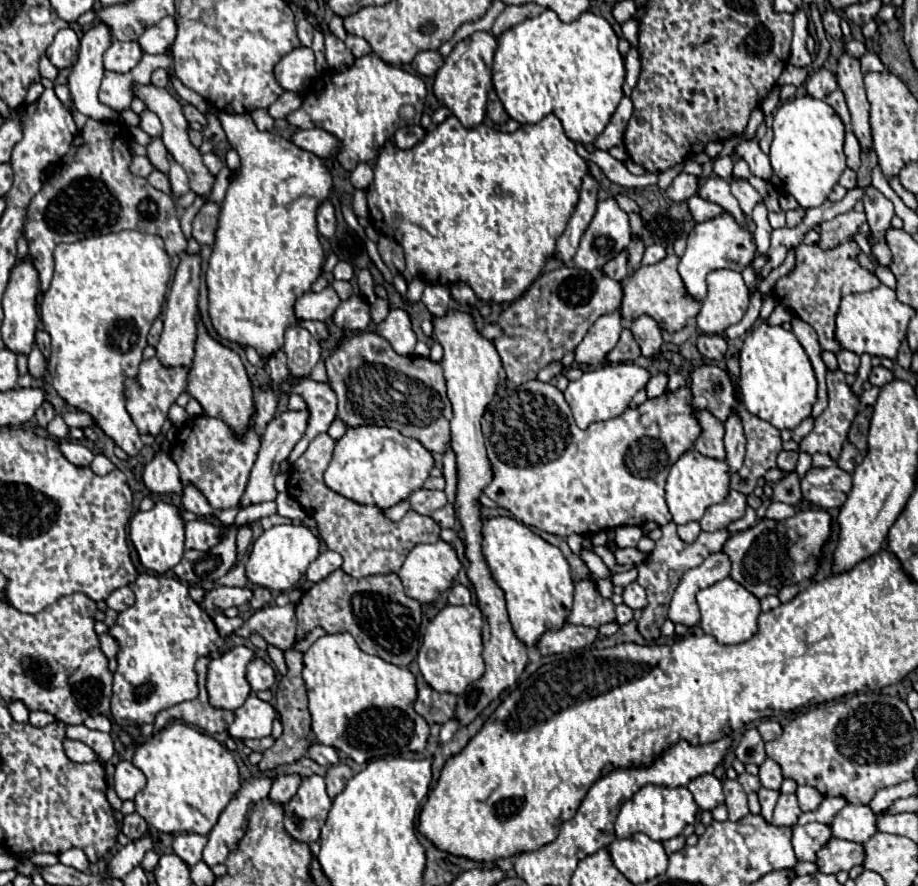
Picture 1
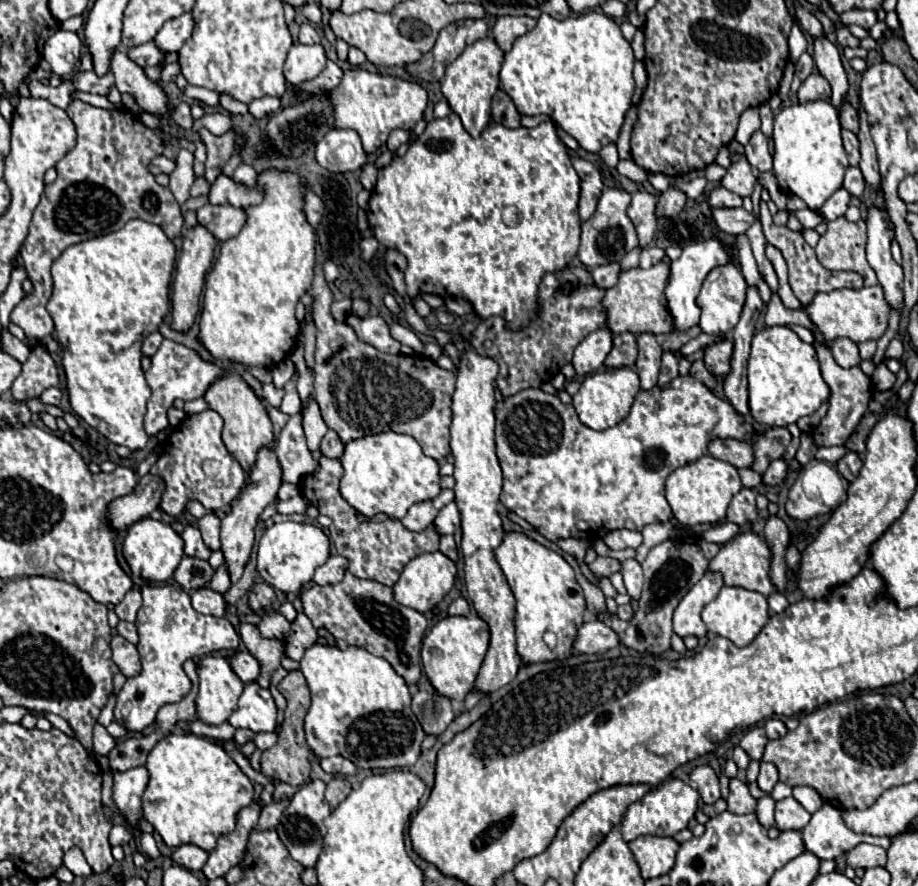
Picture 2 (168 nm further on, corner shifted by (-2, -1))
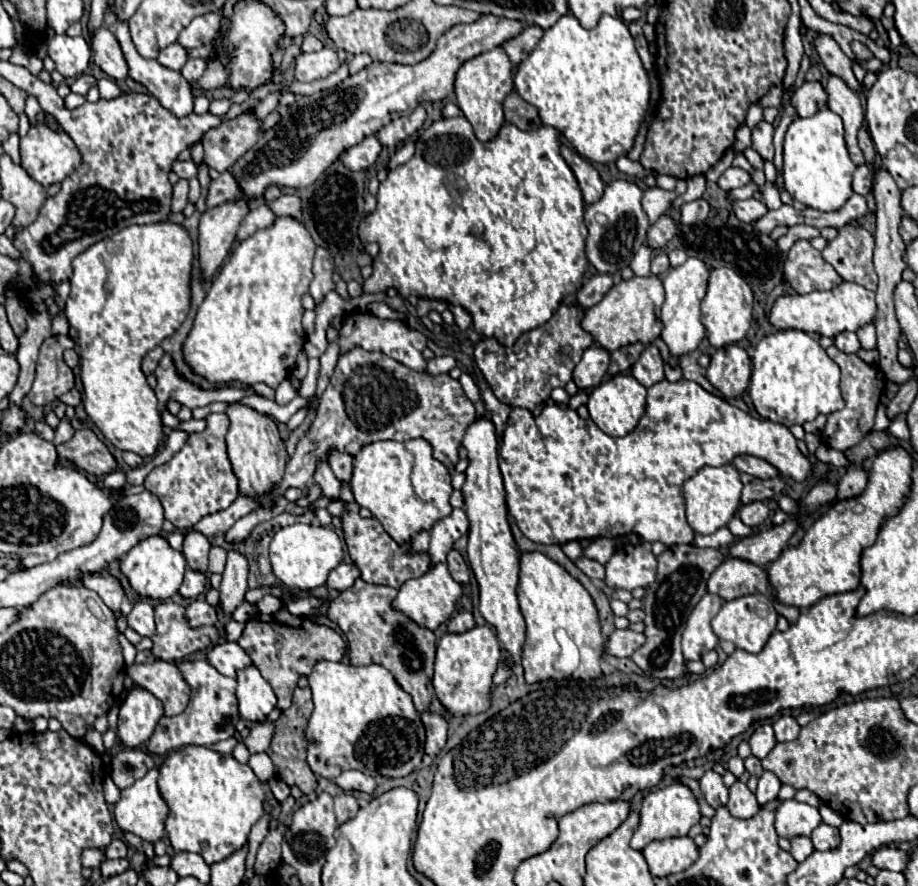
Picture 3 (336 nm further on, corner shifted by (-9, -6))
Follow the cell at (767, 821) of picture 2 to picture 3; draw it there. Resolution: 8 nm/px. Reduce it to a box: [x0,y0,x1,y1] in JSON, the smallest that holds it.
[790,837,814,863]

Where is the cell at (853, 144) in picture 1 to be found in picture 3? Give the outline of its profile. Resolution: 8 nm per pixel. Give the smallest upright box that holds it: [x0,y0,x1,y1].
[826,77,864,165]

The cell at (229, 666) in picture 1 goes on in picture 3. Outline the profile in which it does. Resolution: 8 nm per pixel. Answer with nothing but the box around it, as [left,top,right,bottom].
[148,661,240,755]

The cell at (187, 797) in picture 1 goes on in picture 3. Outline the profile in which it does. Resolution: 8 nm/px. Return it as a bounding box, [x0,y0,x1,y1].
[158,745,266,865]

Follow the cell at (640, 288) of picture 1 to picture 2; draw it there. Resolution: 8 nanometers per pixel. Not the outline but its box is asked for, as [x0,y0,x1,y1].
[603,260,673,334]

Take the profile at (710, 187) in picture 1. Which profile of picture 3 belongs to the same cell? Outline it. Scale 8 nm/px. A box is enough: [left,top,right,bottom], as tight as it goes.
[734,197,768,223]

